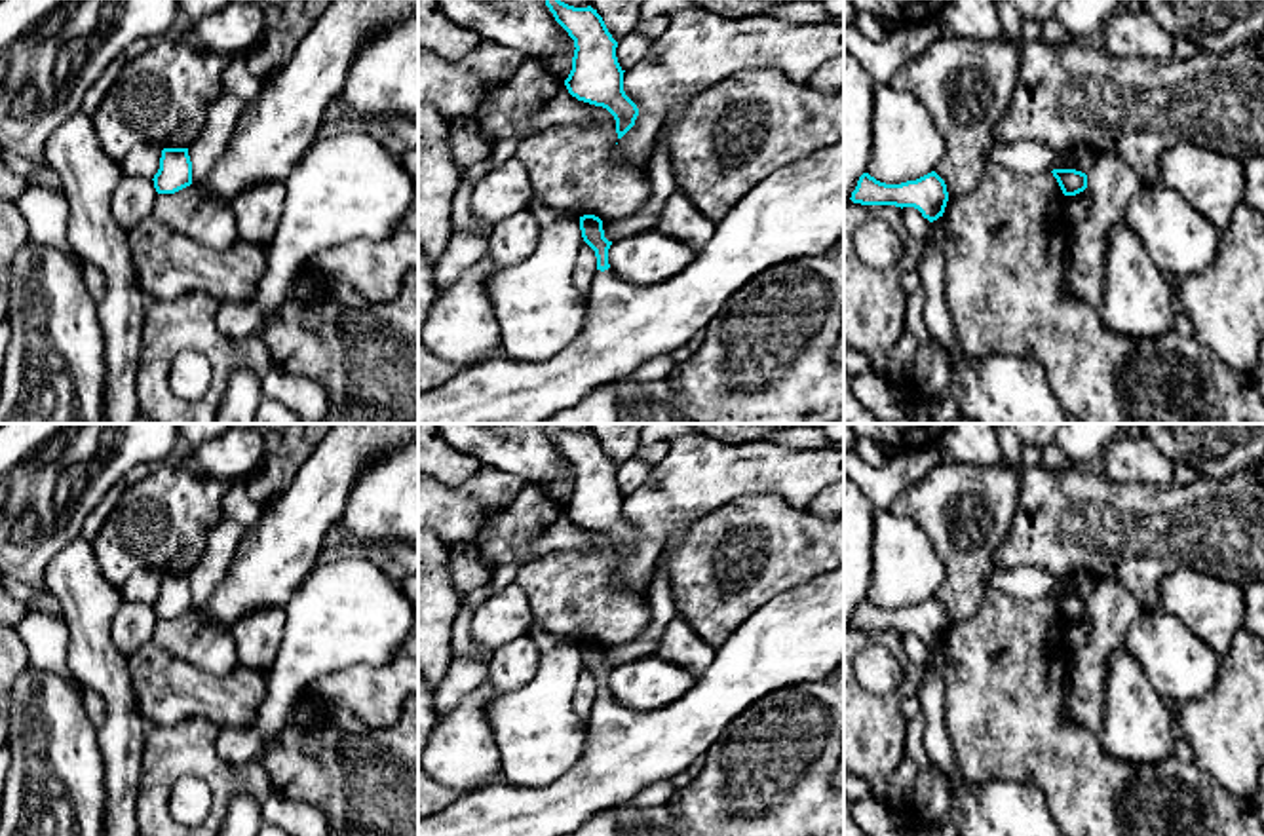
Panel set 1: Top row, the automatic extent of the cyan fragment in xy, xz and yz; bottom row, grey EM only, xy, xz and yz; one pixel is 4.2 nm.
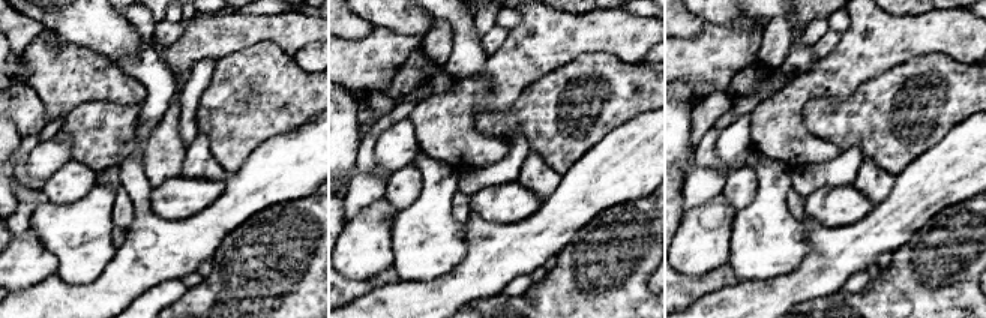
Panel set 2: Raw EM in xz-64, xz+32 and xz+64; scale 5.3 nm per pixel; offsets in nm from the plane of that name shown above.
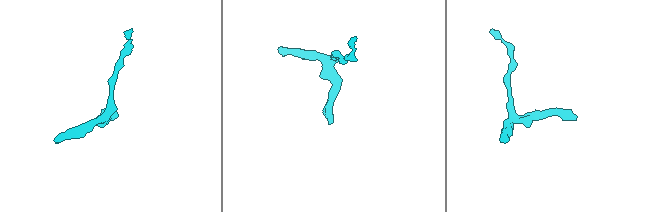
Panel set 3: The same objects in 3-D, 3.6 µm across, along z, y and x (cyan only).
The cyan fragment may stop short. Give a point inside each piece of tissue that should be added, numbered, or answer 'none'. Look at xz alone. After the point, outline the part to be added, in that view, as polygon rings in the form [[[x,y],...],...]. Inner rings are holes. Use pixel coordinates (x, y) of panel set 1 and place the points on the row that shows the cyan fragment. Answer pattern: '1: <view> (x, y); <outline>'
1: xz (797, 211); [[[844,141],[827,144],[806,158],[789,163],[760,180],[698,249],[692,262],[669,279],[637,285],[620,279],[614,270],[597,270],[585,296],[585,325],[578,336],[542,363],[523,363],[509,357],[487,357],[464,367],[445,384],[418,395],[418,424],[542,424],[563,408],[580,403],[593,390],[625,378],[642,363],[671,355],[677,348],[705,329],[726,300],[760,272],[787,260],[823,255],[844,234]]]

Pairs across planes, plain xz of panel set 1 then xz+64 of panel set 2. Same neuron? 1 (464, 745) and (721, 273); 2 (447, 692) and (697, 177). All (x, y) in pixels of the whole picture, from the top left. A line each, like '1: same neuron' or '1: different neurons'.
1: different neurons
2: same neuron

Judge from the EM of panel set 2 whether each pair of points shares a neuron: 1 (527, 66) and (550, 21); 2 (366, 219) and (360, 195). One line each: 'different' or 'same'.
1: same
2: different

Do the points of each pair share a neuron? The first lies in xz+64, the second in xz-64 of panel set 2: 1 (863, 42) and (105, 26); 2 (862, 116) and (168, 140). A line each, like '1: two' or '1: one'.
1: two
2: two

